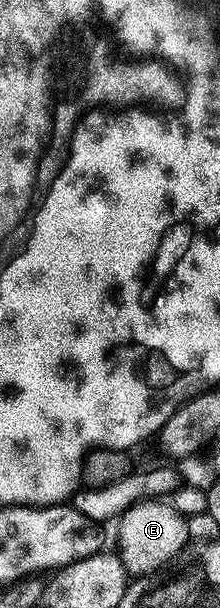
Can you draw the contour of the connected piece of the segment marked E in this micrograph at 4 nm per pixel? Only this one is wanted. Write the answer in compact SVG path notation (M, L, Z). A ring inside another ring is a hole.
M158 499L132 505L119 518L119 525L118 552L129 576L132 577L147 576L163 568L172 557L184 549L190 539L186 531L185 518L174 511L171 504Z

